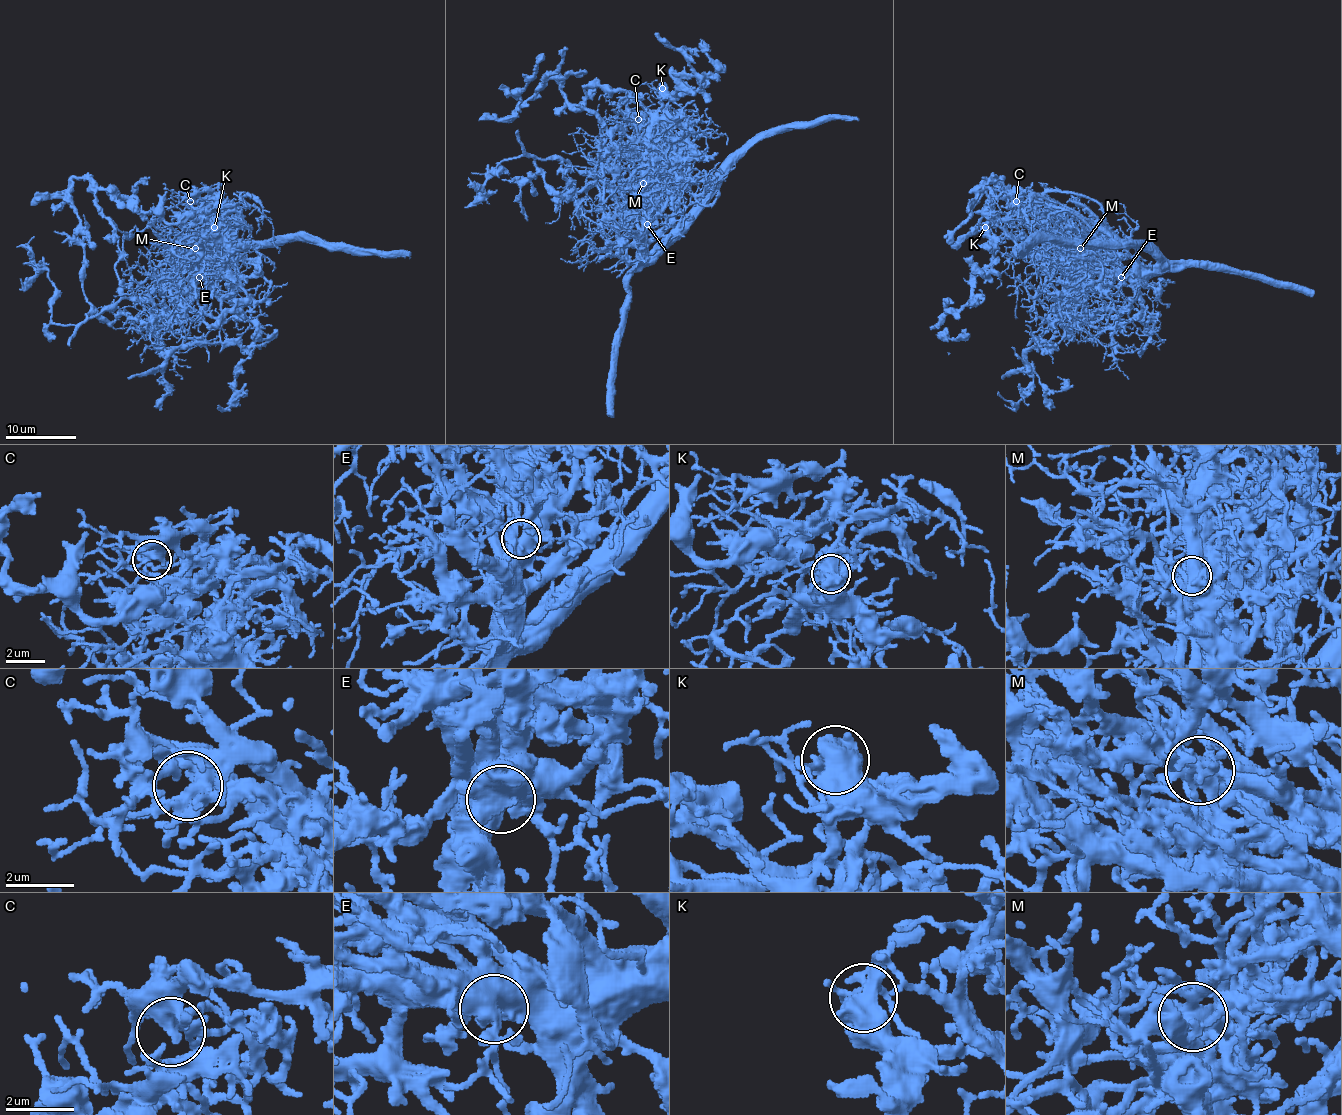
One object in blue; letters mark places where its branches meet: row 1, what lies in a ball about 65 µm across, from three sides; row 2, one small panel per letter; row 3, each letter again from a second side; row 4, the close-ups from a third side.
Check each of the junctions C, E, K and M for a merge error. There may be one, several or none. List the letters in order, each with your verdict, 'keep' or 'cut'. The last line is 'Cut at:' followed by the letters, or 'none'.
C: keep
E: keep
K: cut
M: cut
Cut at: K, M

